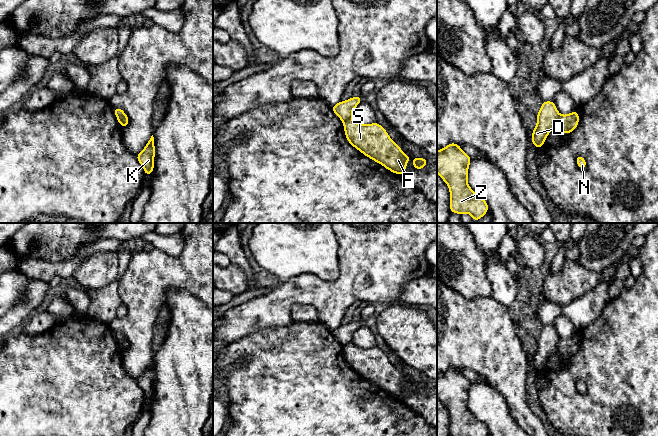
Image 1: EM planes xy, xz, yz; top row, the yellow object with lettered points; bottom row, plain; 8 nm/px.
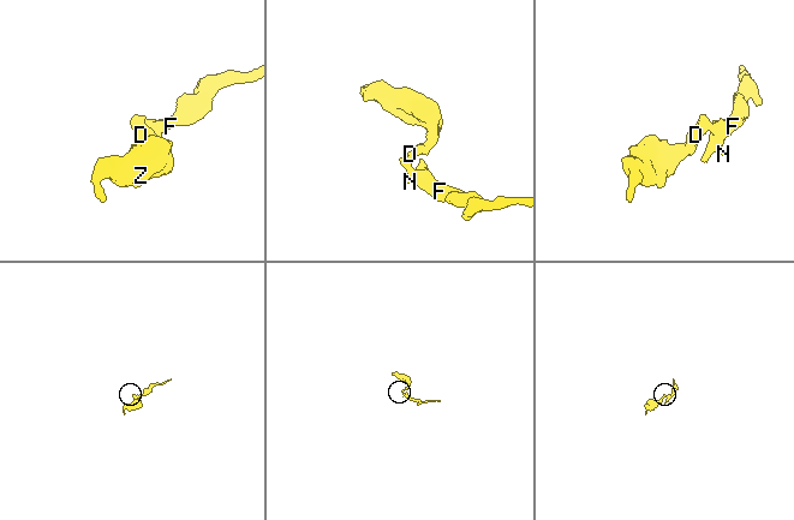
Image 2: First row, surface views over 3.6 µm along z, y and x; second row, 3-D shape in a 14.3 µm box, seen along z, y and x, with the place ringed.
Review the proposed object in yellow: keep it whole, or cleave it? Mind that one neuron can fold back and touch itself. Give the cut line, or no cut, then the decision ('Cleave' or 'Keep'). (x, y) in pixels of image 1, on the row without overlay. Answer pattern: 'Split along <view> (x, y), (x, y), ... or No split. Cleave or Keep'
Split along yz (560, 339), (557, 350). Cleave

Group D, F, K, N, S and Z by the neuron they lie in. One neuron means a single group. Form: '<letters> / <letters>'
D Z / F K N S

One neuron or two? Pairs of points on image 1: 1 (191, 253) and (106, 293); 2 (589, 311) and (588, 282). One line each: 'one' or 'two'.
1: two
2: two

